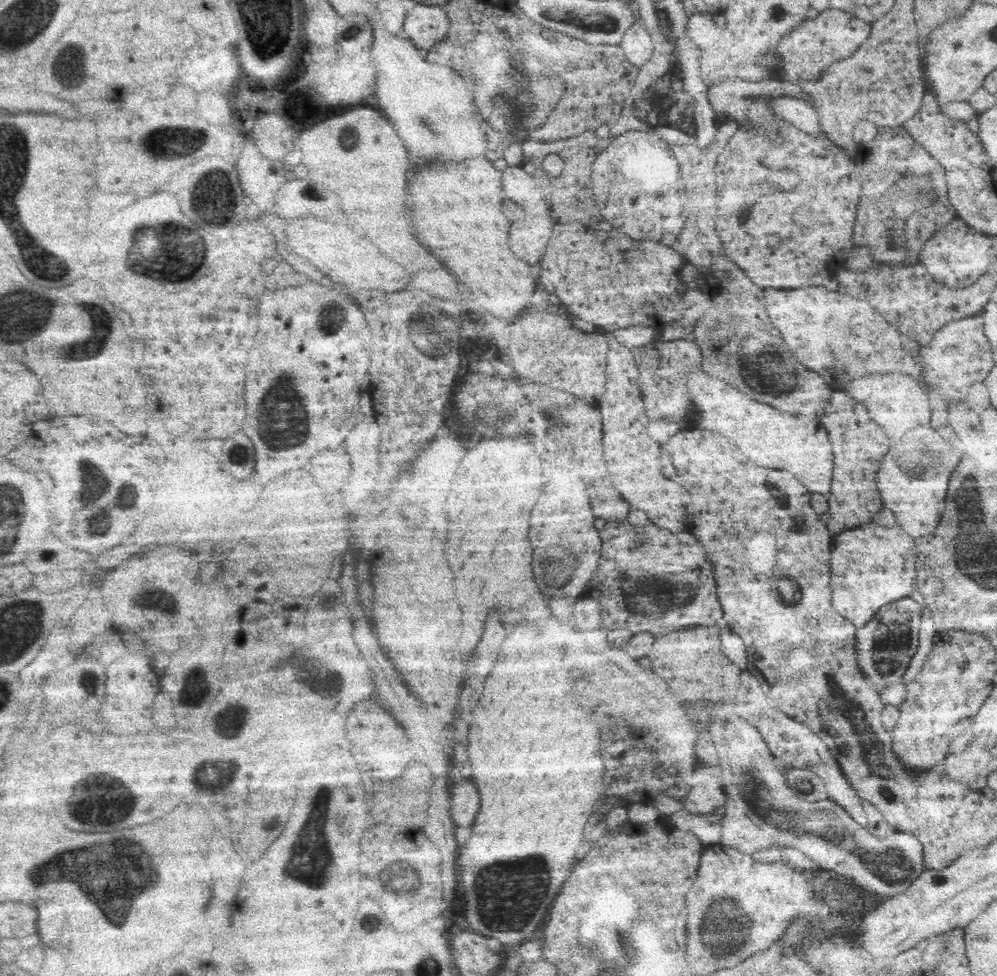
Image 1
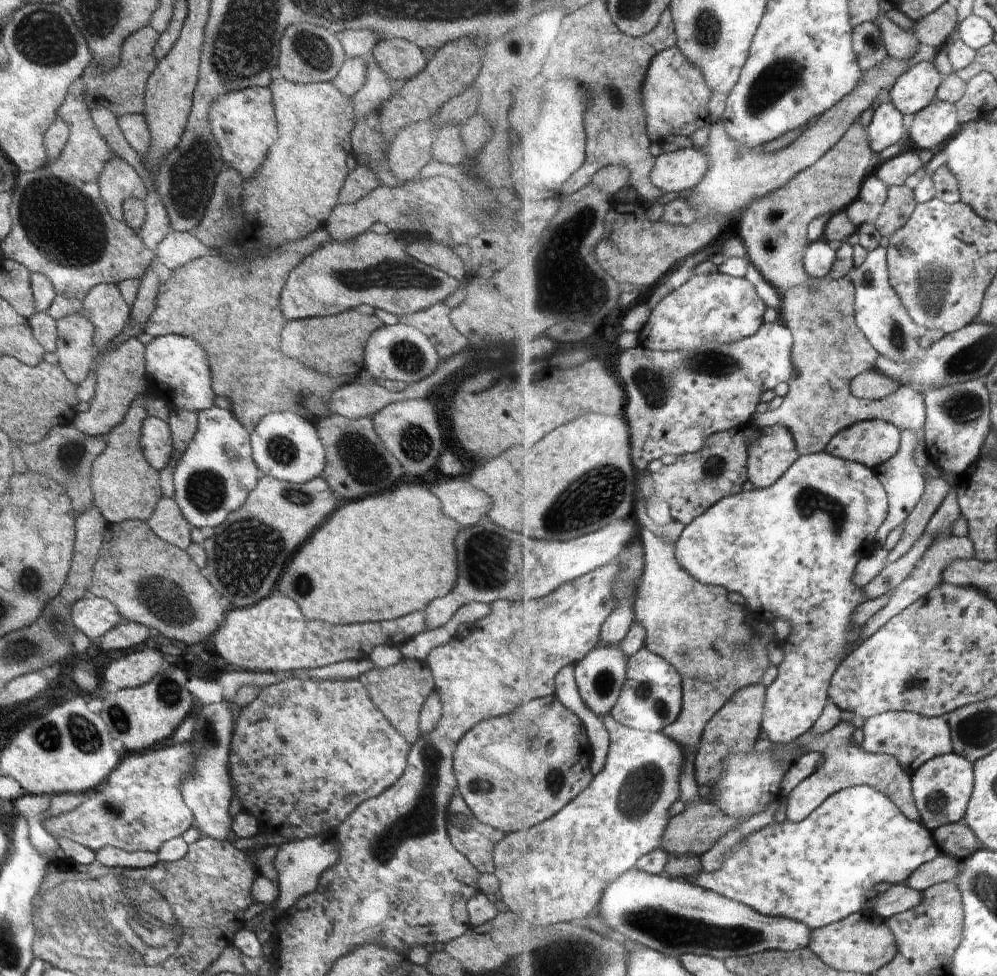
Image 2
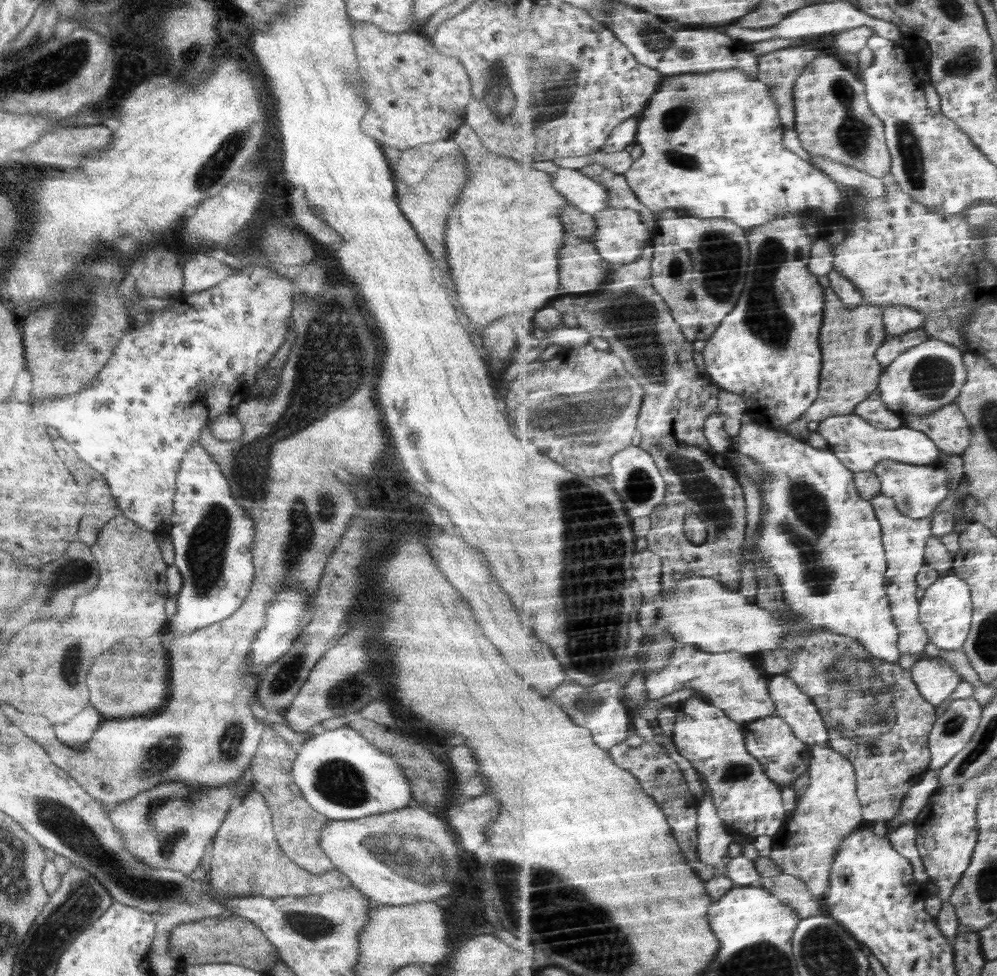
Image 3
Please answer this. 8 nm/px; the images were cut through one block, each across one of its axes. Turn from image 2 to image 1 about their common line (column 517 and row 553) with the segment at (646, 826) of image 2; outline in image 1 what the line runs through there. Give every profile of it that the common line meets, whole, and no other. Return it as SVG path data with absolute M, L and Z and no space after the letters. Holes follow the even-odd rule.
M873 521L842 530L832 536L830 560L834 610L856 628L866 626L884 604L917 595L917 544L900 525L886 527Z

